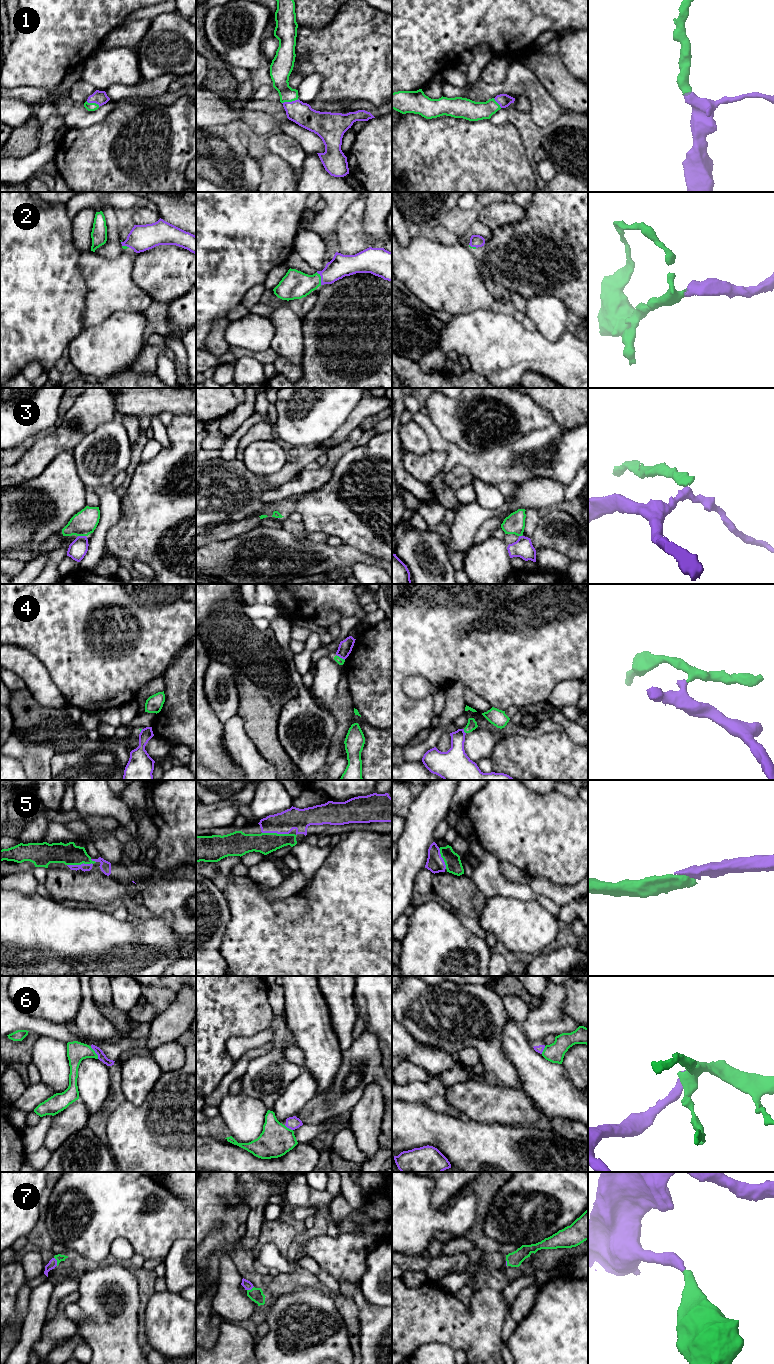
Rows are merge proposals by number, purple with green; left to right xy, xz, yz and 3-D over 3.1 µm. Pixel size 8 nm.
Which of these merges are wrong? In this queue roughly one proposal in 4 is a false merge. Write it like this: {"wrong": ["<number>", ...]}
{"wrong": ["3", "4", "6"]}

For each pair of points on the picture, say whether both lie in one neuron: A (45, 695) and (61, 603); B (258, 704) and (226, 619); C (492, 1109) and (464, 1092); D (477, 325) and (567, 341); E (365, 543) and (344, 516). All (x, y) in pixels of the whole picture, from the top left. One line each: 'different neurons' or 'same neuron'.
A: different neurons
B: same neuron
C: same neuron
D: same neuron
E: same neuron

